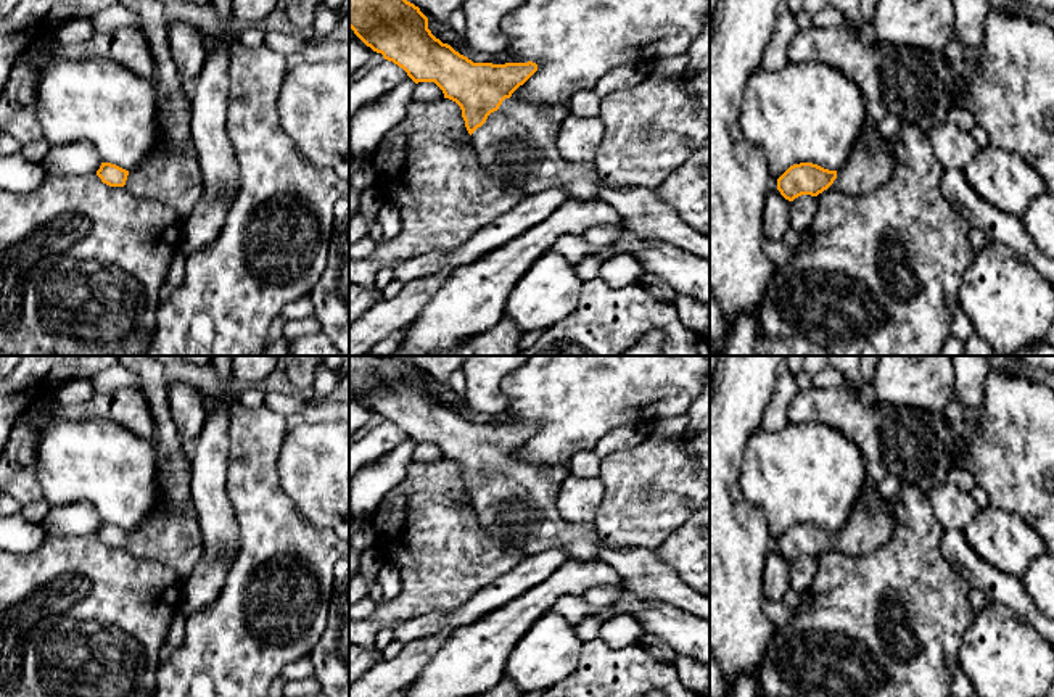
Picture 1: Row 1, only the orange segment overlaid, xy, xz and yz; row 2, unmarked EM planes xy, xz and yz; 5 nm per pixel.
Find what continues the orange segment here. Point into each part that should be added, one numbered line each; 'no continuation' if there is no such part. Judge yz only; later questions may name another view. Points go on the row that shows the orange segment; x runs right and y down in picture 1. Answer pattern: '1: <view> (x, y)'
1: yz (871, 164)

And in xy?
1: xy (171, 174)

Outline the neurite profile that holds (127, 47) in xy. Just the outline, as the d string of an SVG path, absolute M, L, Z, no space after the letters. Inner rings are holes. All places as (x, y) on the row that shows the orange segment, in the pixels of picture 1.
M138 27L93 32L80 45L63 45L50 35L50 43L51 53L66 60L108 60L145 79L151 79L154 72L151 50Z

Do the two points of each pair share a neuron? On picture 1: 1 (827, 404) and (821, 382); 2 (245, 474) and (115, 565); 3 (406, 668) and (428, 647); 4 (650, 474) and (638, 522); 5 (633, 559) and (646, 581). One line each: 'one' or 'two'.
1: two
2: two
3: one
4: one
5: one

